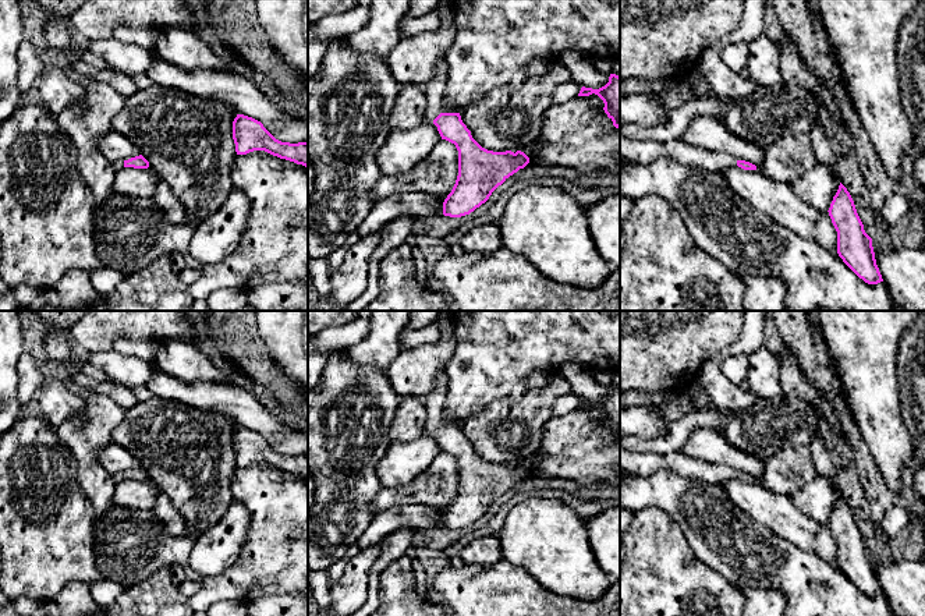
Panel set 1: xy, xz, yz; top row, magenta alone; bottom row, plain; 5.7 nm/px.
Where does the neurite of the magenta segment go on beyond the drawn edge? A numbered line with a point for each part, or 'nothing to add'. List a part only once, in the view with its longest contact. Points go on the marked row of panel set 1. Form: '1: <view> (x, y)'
1: xz (435, 89)

